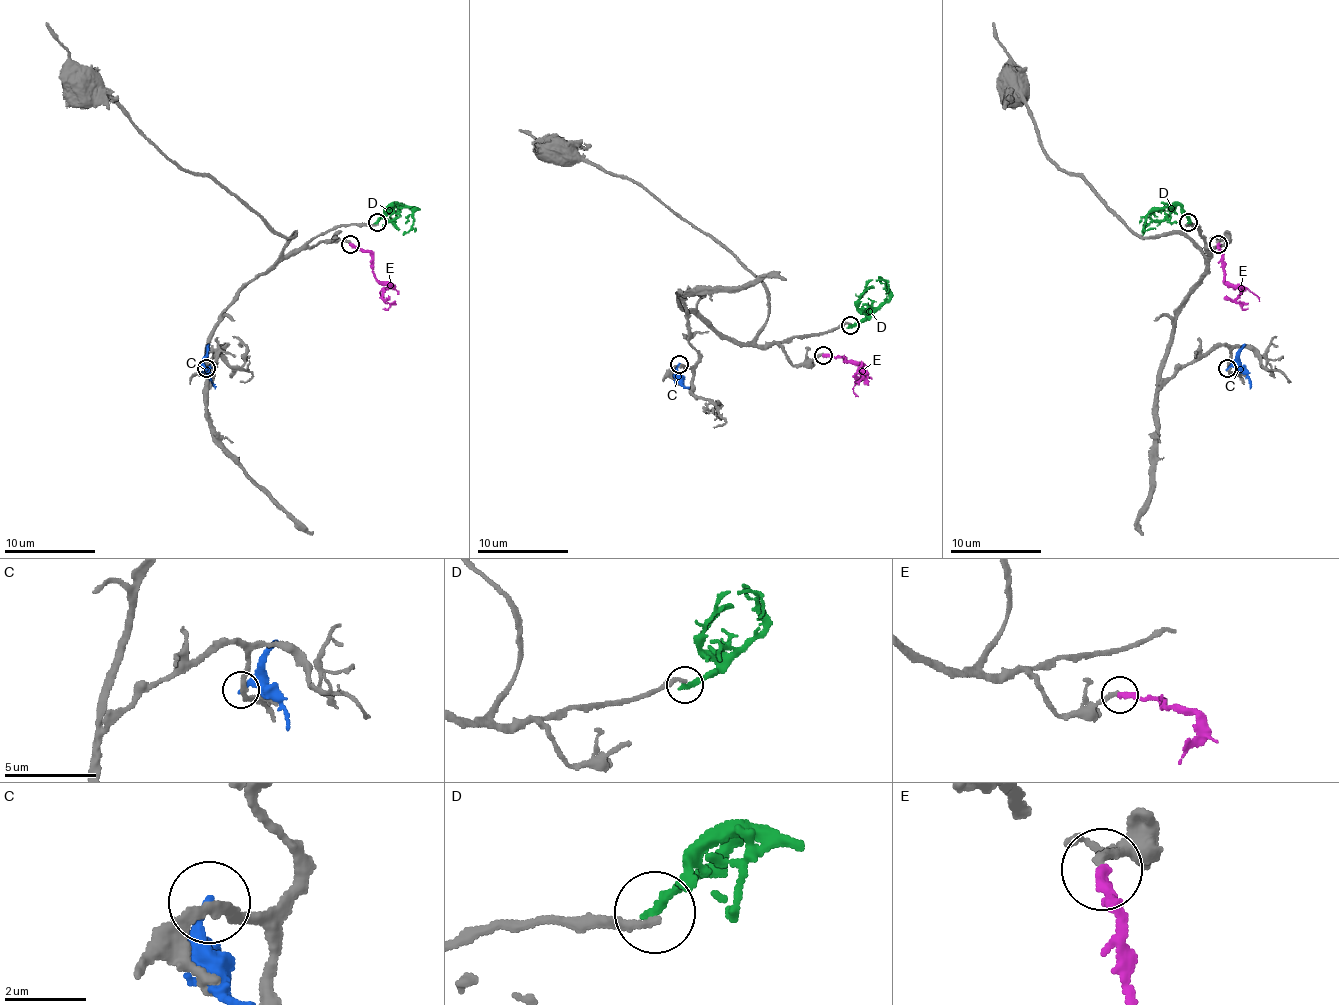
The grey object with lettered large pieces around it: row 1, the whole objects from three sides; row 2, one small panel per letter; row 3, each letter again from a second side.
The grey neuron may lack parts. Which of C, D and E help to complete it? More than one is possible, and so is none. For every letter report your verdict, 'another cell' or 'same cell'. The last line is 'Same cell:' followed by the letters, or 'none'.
C: another cell
D: another cell
E: same cell
Same cell: E

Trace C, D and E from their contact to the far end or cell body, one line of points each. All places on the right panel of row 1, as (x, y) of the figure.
C: (1228, 369), (1237, 366), (1250, 389)
D: (1189, 223), (1177, 204), (1168, 204), (1159, 211), (1148, 214), (1143, 227), (1155, 227)
E: (1218, 243), (1218, 250), (1223, 255), (1223, 275), (1239, 291), (1239, 305), (1248, 307)

